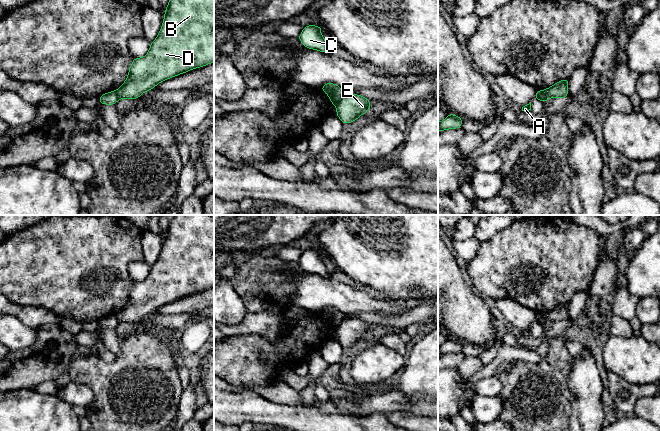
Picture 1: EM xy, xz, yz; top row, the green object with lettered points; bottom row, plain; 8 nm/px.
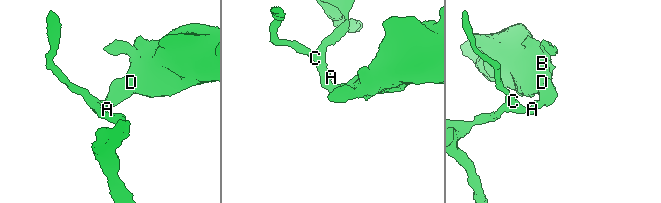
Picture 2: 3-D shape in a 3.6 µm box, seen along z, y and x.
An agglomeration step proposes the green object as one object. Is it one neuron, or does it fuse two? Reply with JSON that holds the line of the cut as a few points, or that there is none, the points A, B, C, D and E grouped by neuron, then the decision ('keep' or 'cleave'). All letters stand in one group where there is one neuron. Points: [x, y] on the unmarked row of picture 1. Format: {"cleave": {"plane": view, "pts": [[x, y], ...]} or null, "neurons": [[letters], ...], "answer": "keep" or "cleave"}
{"cleave": {"plane": "xz", "pts": [[345, 317], [335, 329]]}, "neurons": [["A", "C"], ["B", "D", "E"]], "answer": "cleave"}

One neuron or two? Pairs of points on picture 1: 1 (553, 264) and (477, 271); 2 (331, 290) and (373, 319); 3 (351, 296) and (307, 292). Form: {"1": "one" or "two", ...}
{"1": "one", "2": "two", "3": "one"}

